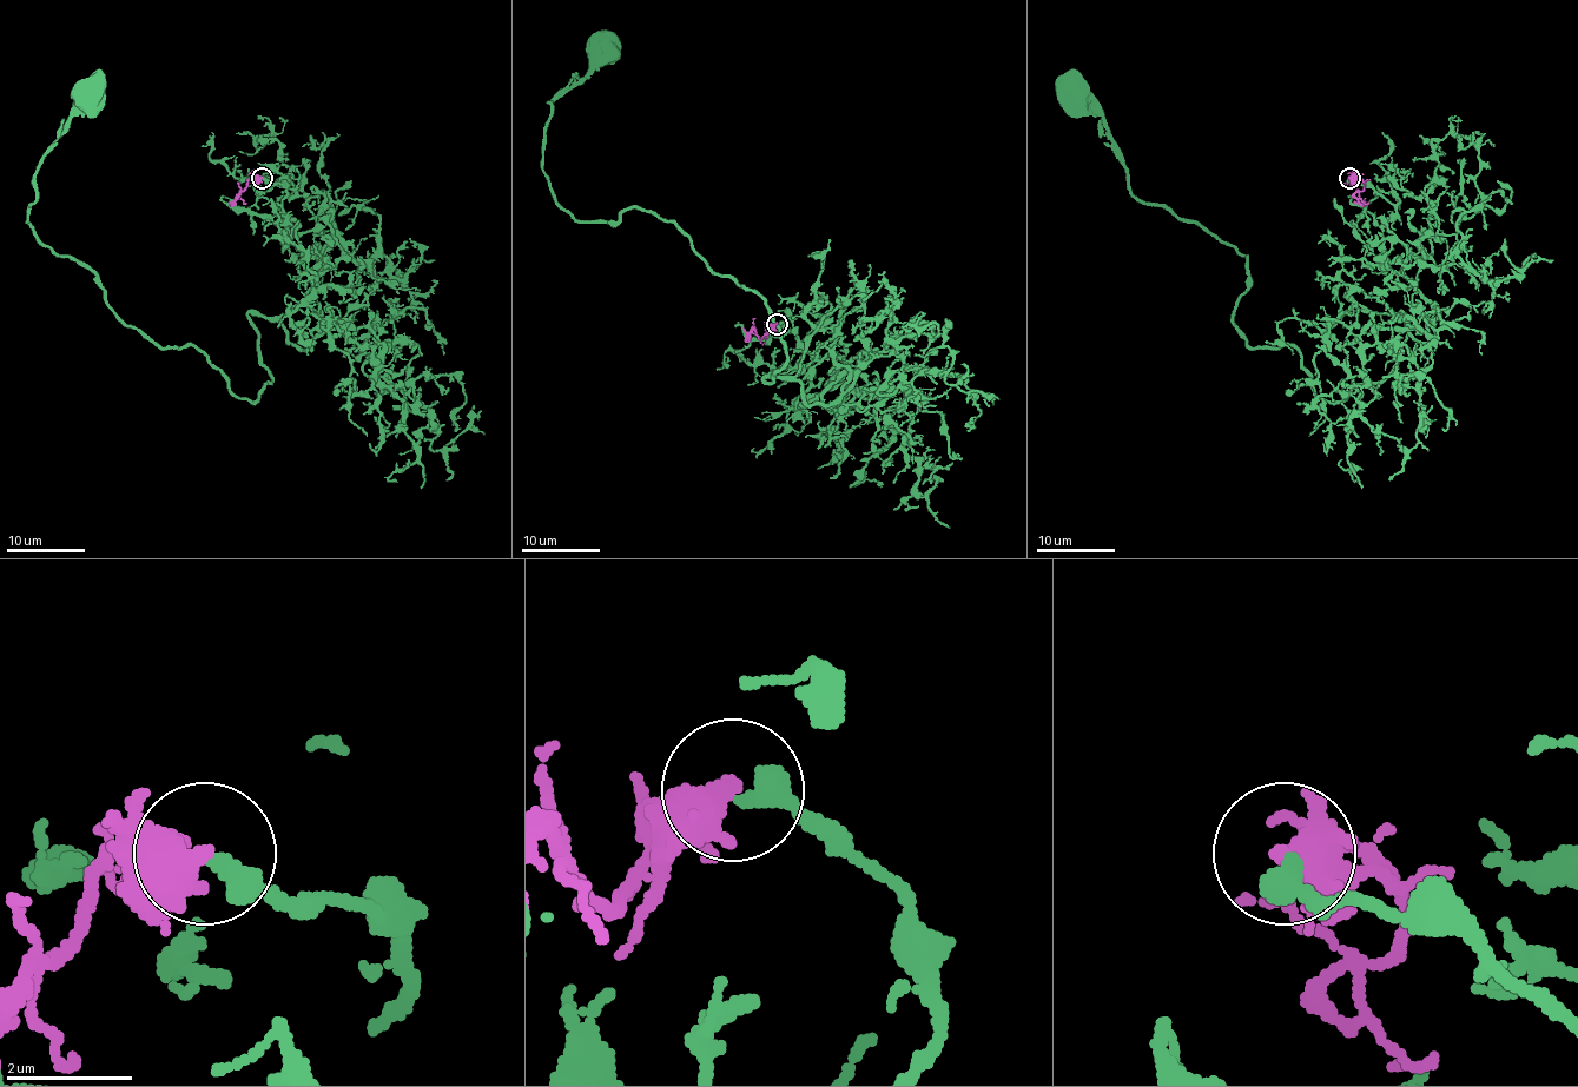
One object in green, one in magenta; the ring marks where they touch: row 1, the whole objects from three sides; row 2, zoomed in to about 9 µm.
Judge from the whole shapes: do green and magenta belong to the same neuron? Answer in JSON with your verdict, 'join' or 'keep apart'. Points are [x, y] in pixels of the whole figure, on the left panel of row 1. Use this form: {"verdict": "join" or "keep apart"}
{"verdict": "keep apart"}

